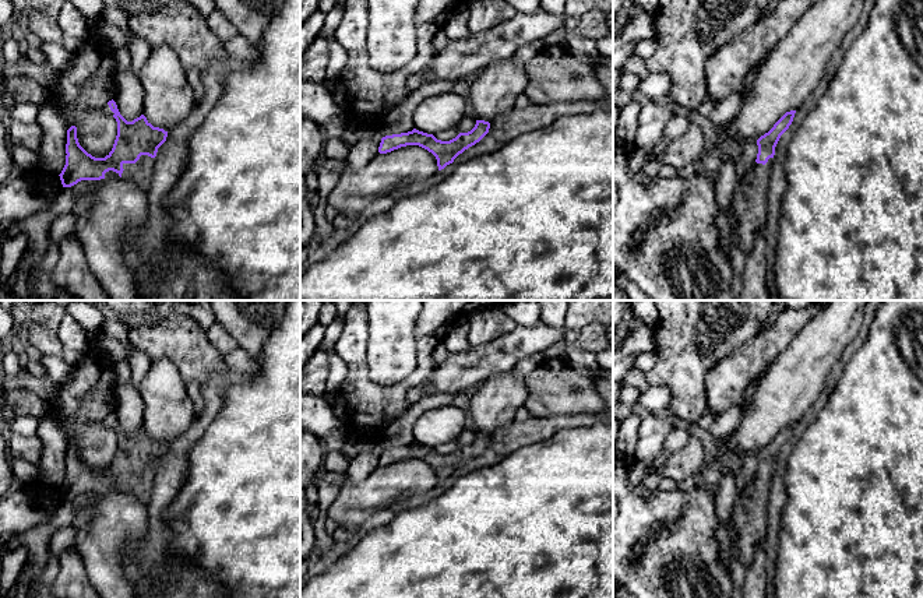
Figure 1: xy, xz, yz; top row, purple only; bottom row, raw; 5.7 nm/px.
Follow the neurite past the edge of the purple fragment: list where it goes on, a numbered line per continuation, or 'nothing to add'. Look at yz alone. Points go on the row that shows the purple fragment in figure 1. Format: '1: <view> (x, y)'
1: yz (749, 203)

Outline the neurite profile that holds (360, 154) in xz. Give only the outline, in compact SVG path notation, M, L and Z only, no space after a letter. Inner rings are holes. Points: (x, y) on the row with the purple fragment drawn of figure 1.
M370 133L364 137L362 137L357 143L355 143L349 148L349 154L345 158L345 170L360 170L366 168L373 158L380 154L378 147L381 143L383 136L374 133Z

